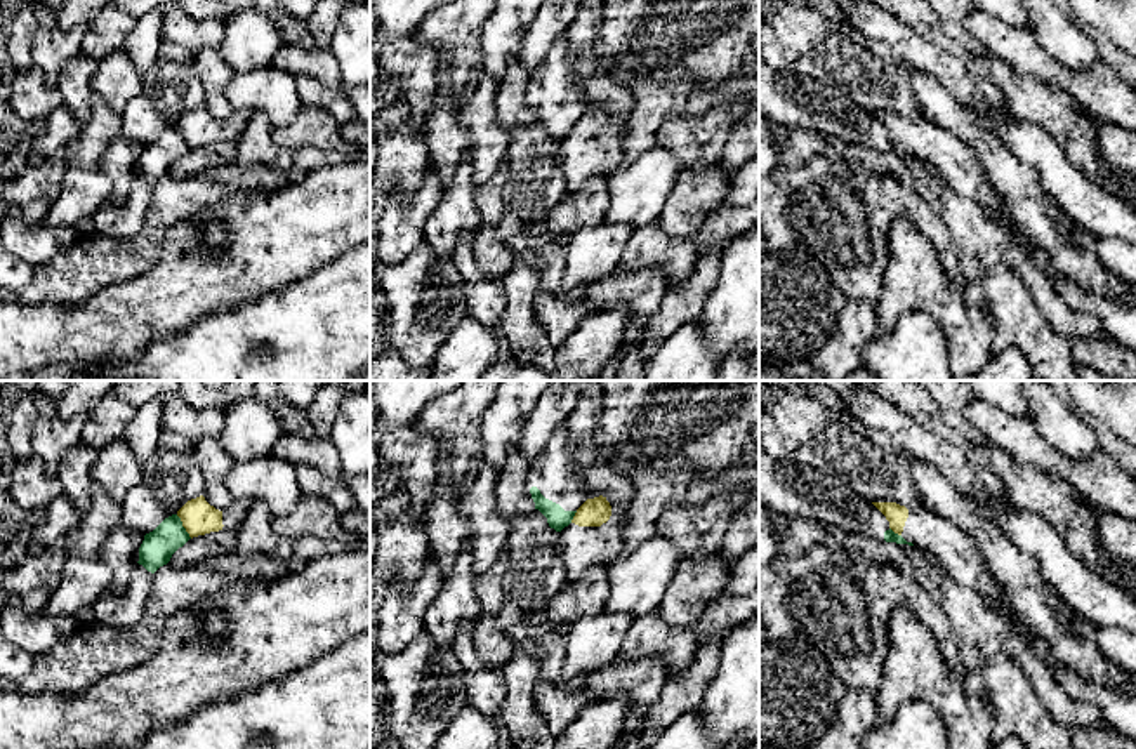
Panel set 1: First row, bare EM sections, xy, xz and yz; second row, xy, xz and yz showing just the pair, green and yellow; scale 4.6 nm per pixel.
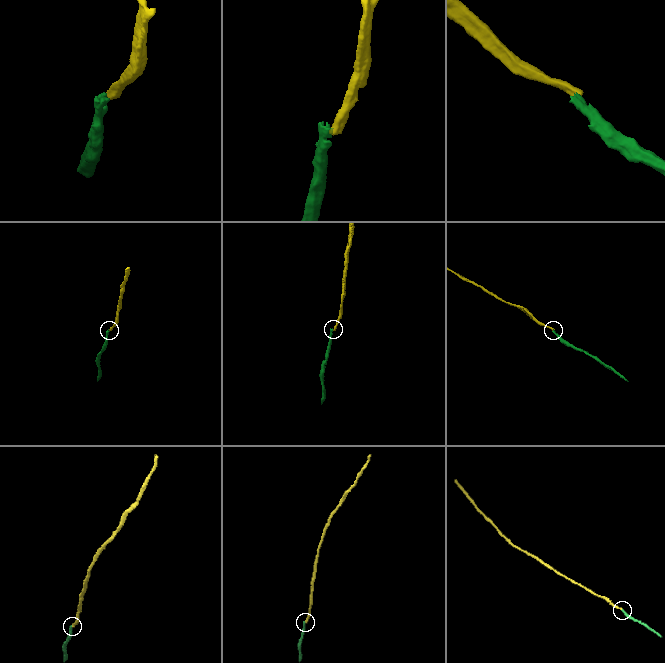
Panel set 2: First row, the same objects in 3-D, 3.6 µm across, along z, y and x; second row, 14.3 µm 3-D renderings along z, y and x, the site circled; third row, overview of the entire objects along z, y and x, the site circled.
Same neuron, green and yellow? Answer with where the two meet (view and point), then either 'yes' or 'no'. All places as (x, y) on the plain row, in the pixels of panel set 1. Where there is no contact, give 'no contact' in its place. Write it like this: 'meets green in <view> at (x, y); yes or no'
meets green in xy at (183, 138); no

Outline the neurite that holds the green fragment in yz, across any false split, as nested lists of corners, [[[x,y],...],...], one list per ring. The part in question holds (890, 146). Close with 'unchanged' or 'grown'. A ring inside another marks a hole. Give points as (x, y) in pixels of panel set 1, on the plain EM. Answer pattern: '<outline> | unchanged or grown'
[[[759,56],[759,113],[785,130],[802,129],[827,137],[839,137],[846,148],[862,146],[877,151],[908,155],[889,139],[886,127],[842,90],[822,83],[811,76],[780,71]]] | grown

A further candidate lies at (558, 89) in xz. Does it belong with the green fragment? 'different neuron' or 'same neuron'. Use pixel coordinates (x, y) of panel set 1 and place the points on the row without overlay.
same neuron

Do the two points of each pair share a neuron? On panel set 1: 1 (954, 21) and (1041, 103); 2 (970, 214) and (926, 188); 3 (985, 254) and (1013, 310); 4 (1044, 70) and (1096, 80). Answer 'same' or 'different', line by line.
1: different
2: same
3: different
4: same

